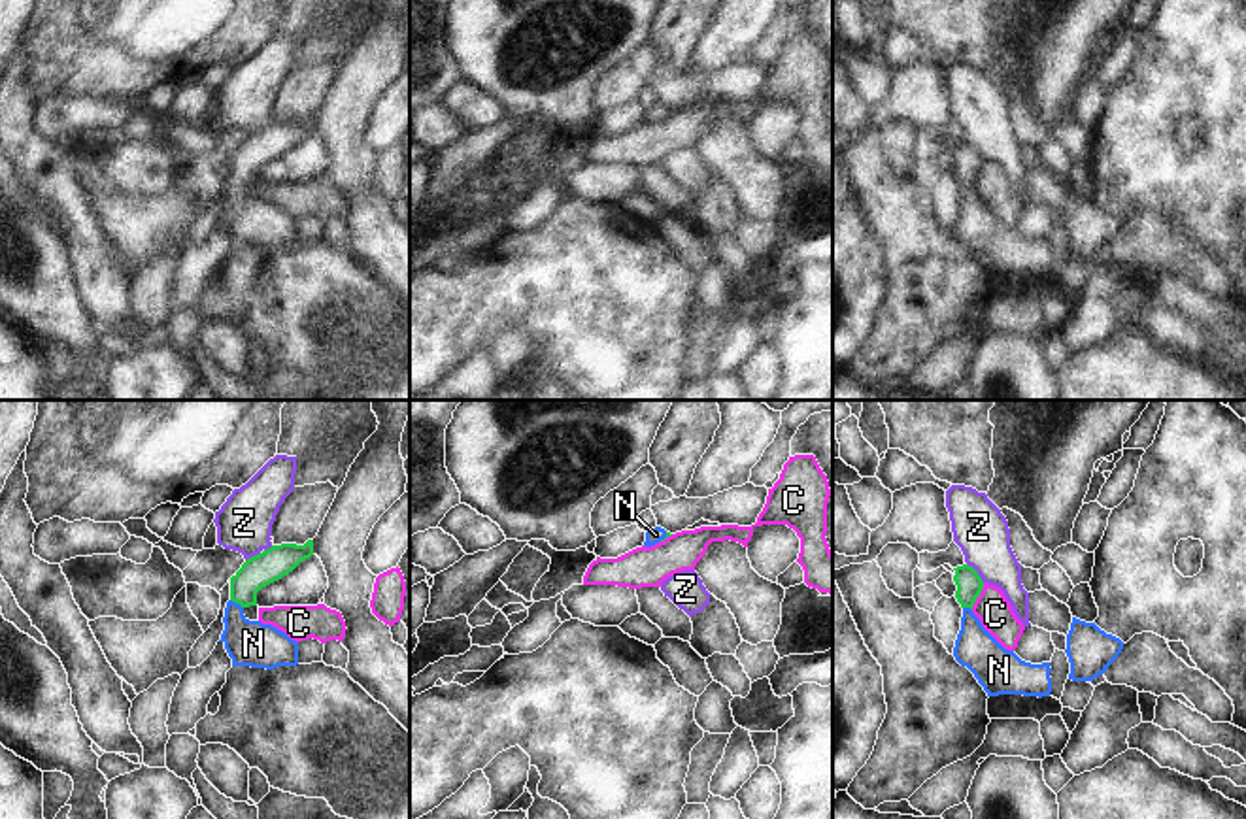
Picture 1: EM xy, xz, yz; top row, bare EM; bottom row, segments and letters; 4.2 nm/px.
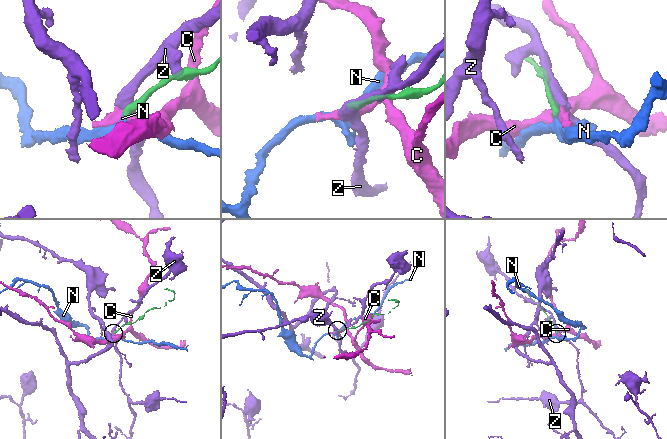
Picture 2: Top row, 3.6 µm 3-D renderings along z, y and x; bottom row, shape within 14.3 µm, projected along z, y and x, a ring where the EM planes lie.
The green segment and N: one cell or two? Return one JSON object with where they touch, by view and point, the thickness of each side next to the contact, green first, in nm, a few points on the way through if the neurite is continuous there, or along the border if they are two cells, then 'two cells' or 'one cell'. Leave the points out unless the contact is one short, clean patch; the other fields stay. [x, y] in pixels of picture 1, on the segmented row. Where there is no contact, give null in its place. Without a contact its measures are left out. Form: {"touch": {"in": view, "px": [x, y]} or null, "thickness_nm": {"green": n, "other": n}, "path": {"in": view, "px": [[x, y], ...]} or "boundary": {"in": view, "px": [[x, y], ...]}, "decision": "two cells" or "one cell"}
{"touch": {"in": "xy", "px": [236, 602]}, "thickness_nm": {"green": 140, "other": 190}, "path": {"in": "xy", "px": [[274, 563], [236, 602], [236, 627], [253, 644]]}, "decision": "one cell"}

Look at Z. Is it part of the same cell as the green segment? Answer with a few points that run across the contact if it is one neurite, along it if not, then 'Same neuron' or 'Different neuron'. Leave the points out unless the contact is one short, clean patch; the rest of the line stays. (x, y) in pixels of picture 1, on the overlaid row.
Line: yz (967, 563), (984, 582). Different neuron.

